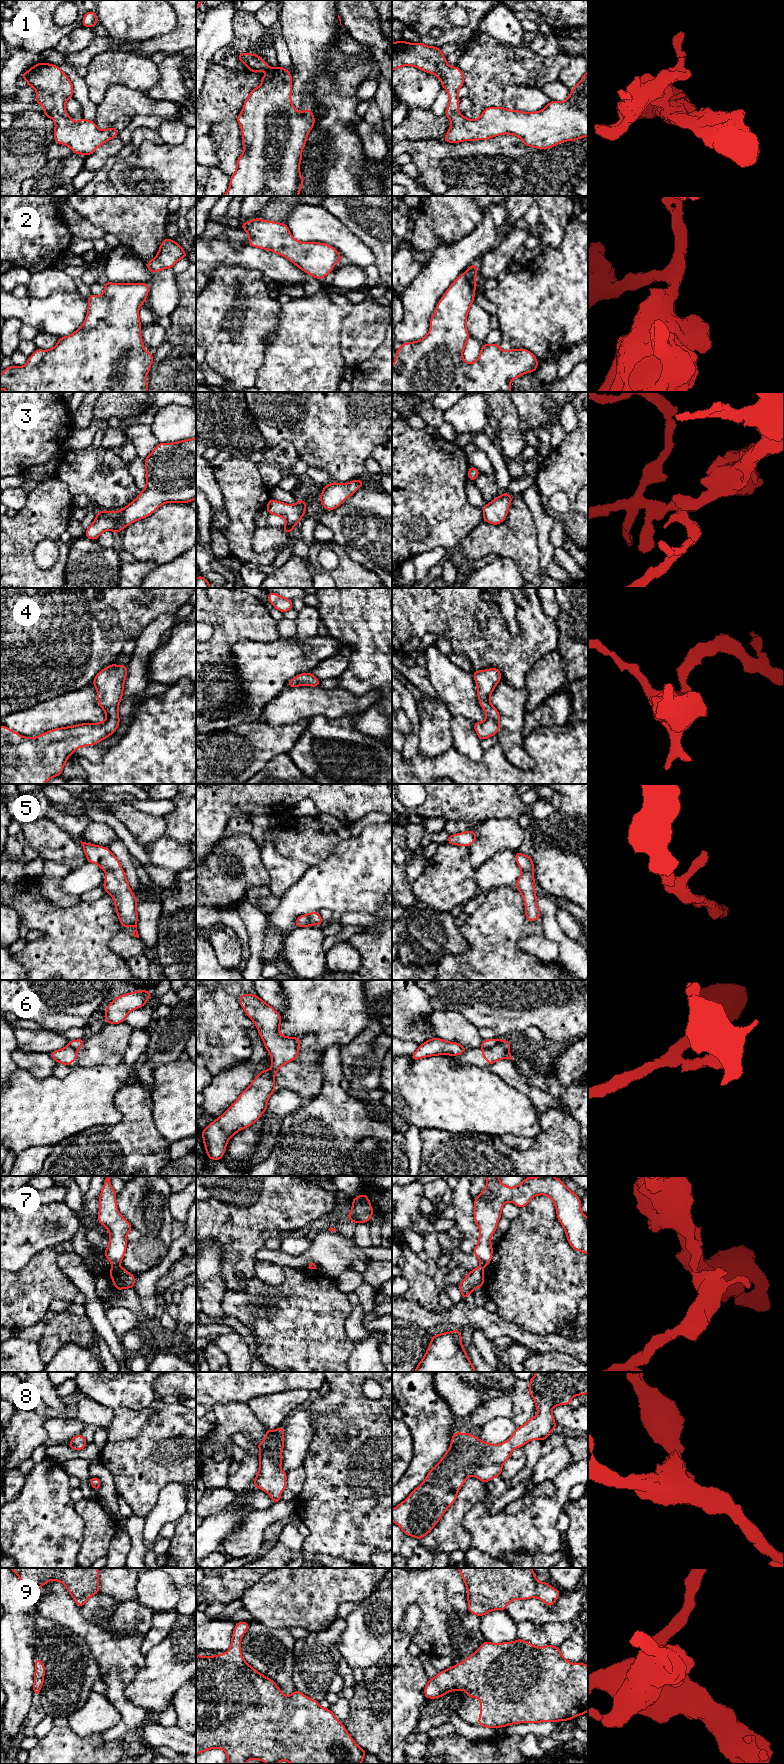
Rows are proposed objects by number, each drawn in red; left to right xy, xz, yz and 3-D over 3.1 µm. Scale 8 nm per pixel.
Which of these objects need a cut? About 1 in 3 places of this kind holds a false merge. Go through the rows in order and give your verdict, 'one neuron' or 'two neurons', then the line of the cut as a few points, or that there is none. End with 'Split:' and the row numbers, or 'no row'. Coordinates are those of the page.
1: one neuron; cut none
2: one neuron; cut none
3: one neuron; cut none
4: one neuron; cut none
5: one neuron; cut none
6: two neurons; cut yz (499, 1040), (490, 1047), (482, 1048)
7: two neurons; cut xy (118, 1265), (113, 1267)
8: one neuron; cut none
9: one neuron; cut none
Split: 6, 7

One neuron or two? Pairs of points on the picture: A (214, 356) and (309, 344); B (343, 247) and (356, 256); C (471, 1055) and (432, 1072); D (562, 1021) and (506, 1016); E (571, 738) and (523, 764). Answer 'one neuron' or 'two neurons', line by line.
A: two neurons
B: one neuron
C: two neurons
D: one neuron
E: two neurons

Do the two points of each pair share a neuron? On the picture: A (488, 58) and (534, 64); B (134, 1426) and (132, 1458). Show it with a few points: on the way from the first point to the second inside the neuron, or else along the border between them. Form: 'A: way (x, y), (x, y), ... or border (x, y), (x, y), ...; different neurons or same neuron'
A: way (499, 64), (523, 64); same neuron
B: way (134, 1434), (137, 1437), (137, 1450); same neuron

